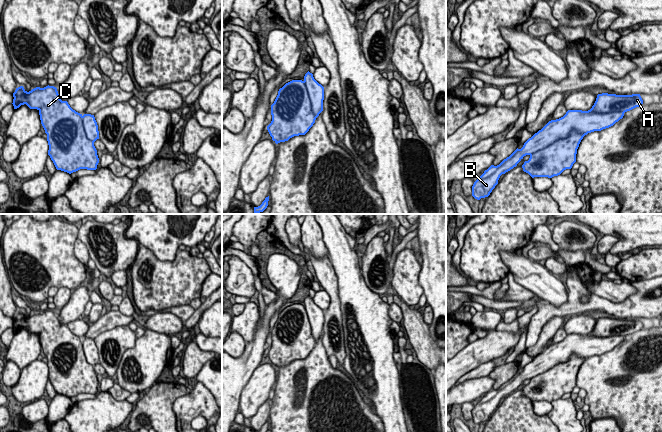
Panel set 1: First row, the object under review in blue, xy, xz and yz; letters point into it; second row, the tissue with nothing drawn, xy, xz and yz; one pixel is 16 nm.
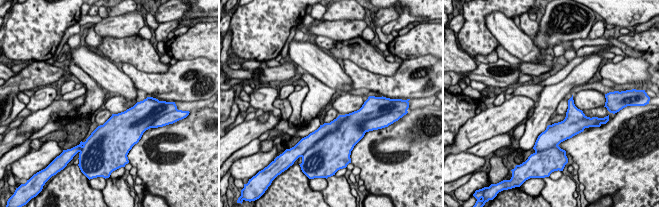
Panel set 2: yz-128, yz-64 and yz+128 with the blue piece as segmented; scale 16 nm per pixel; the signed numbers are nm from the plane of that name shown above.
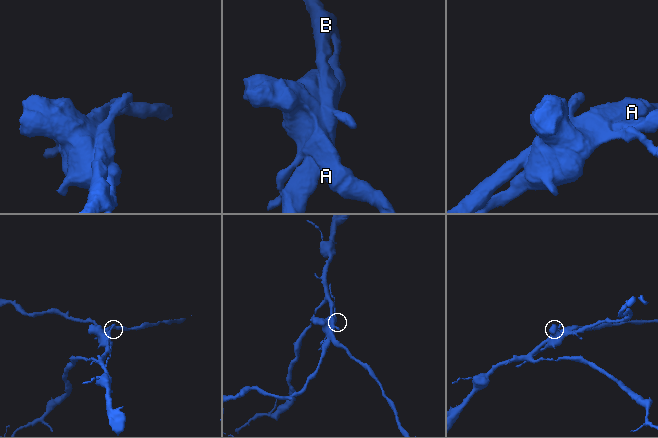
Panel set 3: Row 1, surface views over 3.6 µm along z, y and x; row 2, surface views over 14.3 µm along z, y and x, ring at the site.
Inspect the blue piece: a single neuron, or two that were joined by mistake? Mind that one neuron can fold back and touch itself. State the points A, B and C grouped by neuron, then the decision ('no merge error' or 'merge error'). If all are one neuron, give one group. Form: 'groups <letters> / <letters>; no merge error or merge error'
groups A C / B; merge error

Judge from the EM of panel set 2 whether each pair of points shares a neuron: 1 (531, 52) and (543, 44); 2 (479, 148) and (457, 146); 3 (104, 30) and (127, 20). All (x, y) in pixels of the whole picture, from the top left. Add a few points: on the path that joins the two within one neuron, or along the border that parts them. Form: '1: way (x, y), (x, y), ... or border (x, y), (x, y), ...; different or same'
1: border (531, 38), (540, 50); different
2: border (491, 137), (477, 142), (466, 150); different
3: way (110, 26), (121, 26); same

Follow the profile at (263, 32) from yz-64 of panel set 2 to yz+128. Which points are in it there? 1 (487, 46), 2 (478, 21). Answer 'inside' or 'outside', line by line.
1: inside
2: inside

